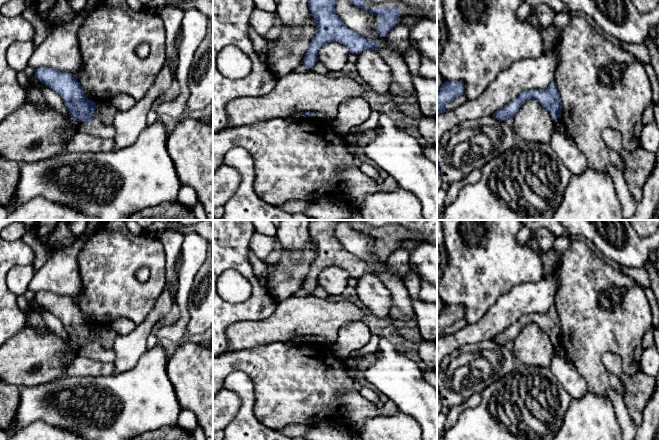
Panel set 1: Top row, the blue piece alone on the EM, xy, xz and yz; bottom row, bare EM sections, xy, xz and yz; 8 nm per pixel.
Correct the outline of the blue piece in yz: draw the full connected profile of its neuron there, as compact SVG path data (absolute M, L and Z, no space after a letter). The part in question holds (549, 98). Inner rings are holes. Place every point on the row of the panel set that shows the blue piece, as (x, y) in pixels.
M553 81L547 89L532 89L523 91L518 97L510 101L505 107L496 111L492 117L499 121L506 121L514 117L521 105L528 99L536 99L549 112L552 120L561 118L562 103L557 85Z

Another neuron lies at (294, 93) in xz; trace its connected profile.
M291 72L277 77L275 87L265 96L241 97L229 102L225 128L314 111L332 120L345 100L363 97L366 88L356 76L333 78L315 72Z

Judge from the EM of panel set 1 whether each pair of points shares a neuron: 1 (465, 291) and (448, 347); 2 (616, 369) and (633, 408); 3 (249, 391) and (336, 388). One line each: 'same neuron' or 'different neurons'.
1: different neurons
2: same neuron
3: different neurons

